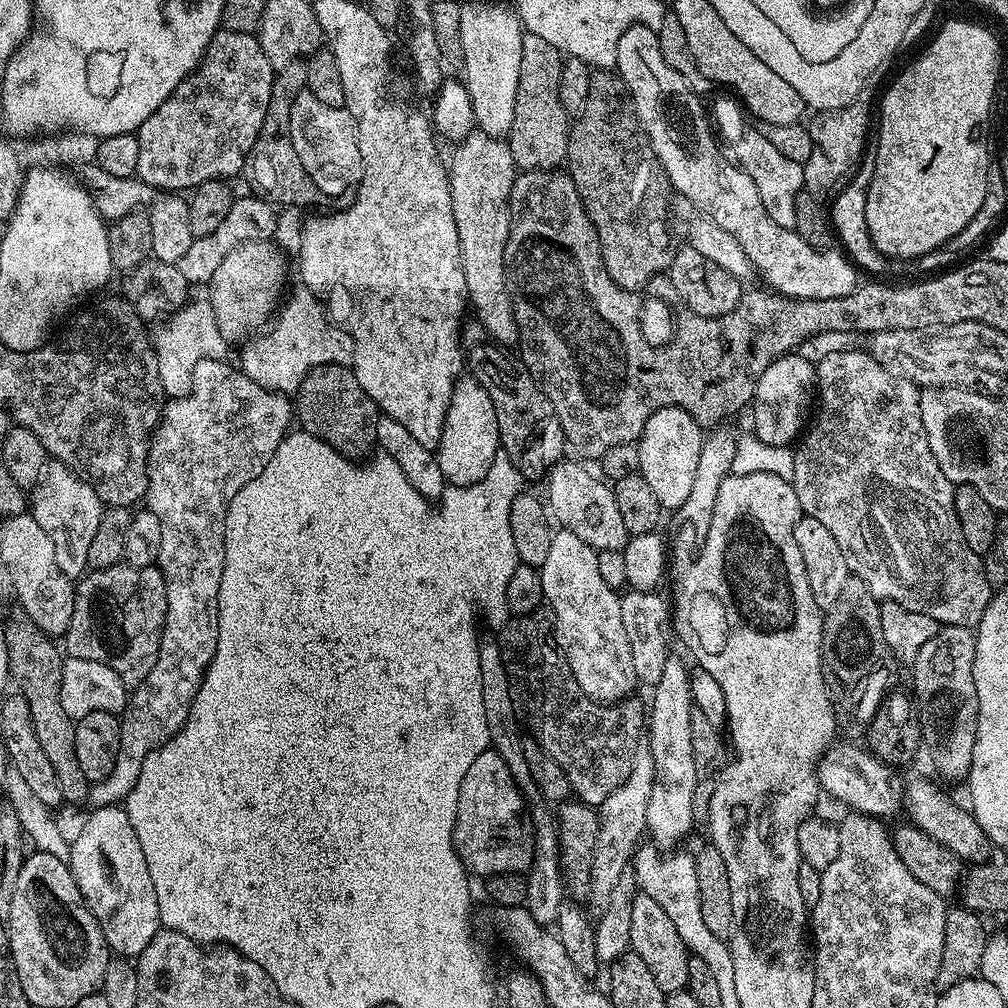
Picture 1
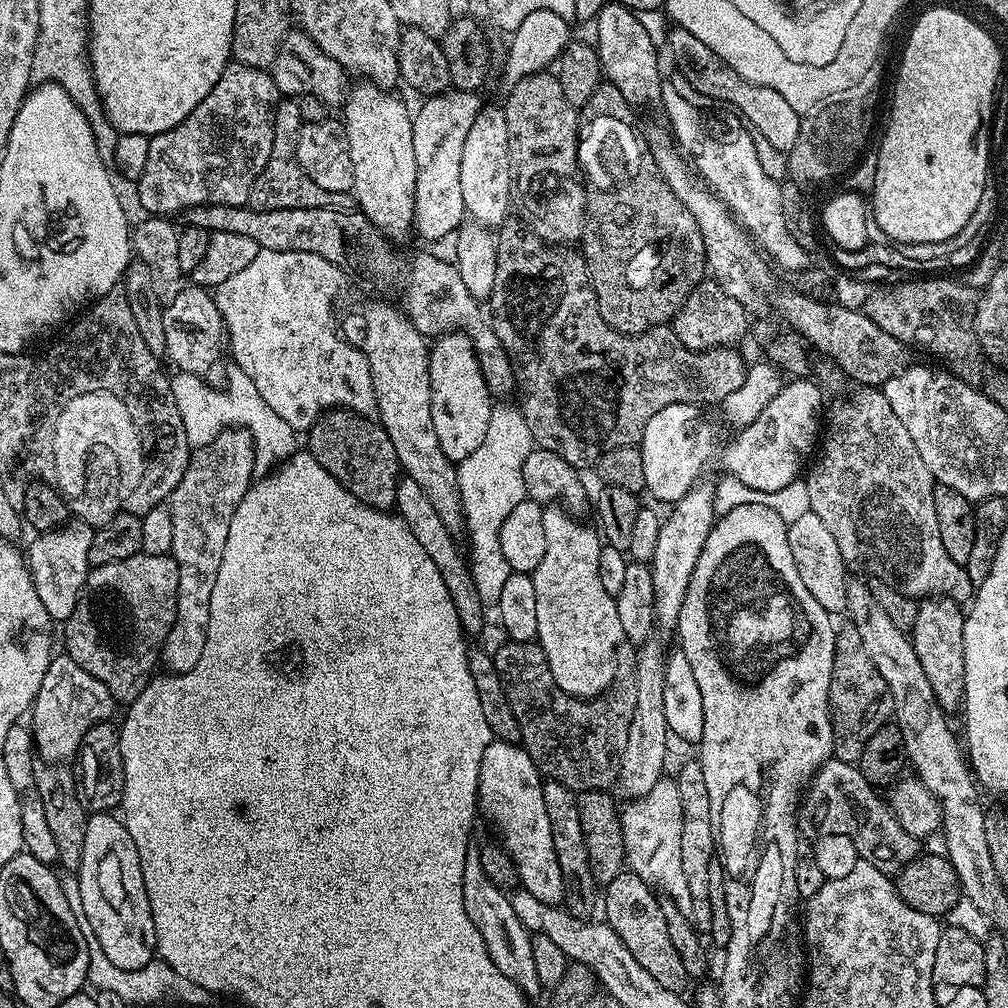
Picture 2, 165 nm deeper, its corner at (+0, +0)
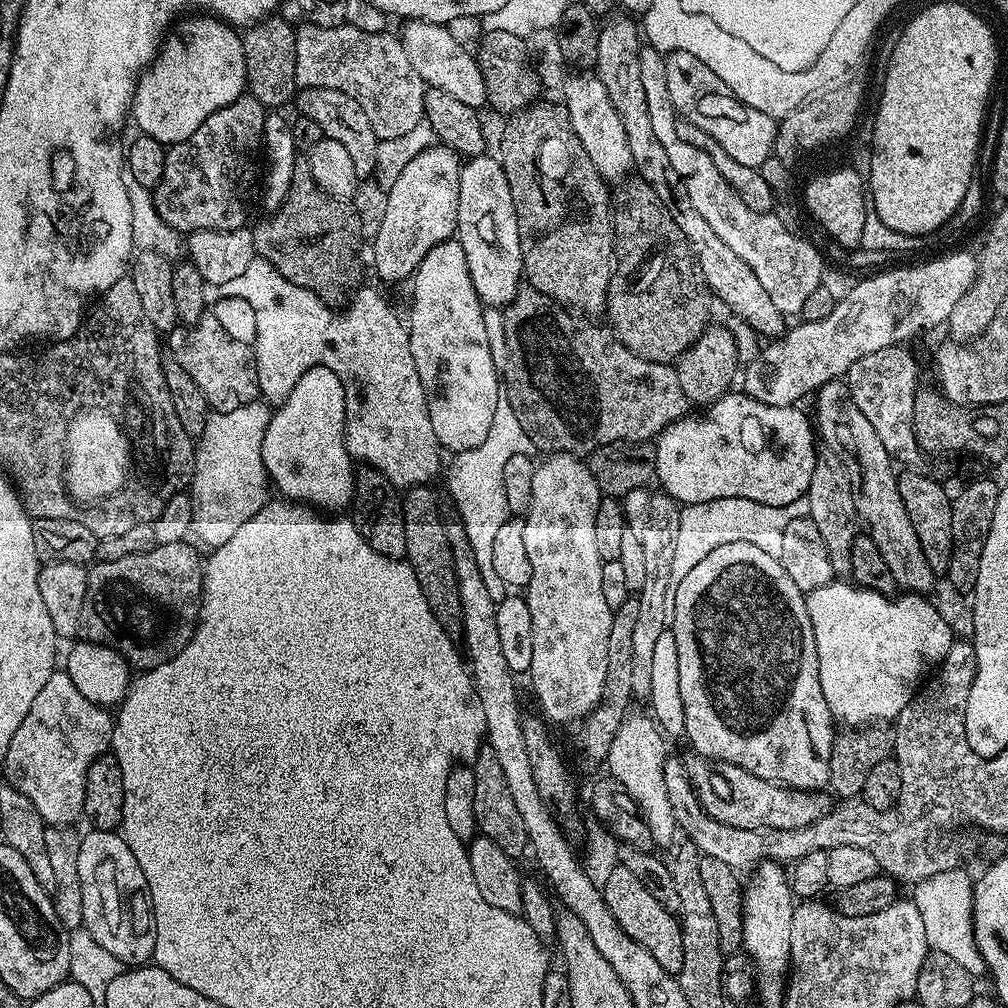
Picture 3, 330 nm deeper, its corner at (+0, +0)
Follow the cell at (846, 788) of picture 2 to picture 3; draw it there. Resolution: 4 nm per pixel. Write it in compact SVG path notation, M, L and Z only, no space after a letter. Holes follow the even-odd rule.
M688 754L688 757L683 757L682 767L688 774L688 781L692 783L692 791L700 807L714 814L716 820L726 826L757 830L798 830L802 826L810 826L810 822L818 822L818 818L826 815L830 807L830 801L823 796L823 791L789 788L780 782L758 778L737 764L724 764L721 767L720 776L728 787L728 797L719 800L716 788L712 785L713 765L705 757Z

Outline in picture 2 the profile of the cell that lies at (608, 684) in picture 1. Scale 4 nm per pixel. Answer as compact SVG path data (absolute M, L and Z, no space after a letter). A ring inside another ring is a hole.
M545 507L542 526L546 530L546 554L542 562L531 572L534 595L538 601L538 630L536 640L548 663L554 682L566 694L591 698L603 694L614 678L616 648L624 640L622 621L618 619L616 597L606 594L602 581L598 579L598 554L602 547L601 537L595 527L579 524L571 511L563 507Z

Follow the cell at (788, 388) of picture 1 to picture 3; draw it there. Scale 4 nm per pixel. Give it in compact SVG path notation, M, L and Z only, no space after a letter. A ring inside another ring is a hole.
M730 390L722 398L718 398L713 404L703 409L704 416L689 414L682 420L676 420L665 428L654 441L656 449L656 474L655 479L660 480L659 487L668 495L675 498L681 505L710 502L712 499L744 498L752 499L756 503L764 503L766 506L784 507L794 502L796 498L807 496L810 486L810 477L814 474L814 462L818 451L818 436L814 431L813 421L804 412L799 412L796 406L766 406L766 402L758 402L754 397L740 390Z

